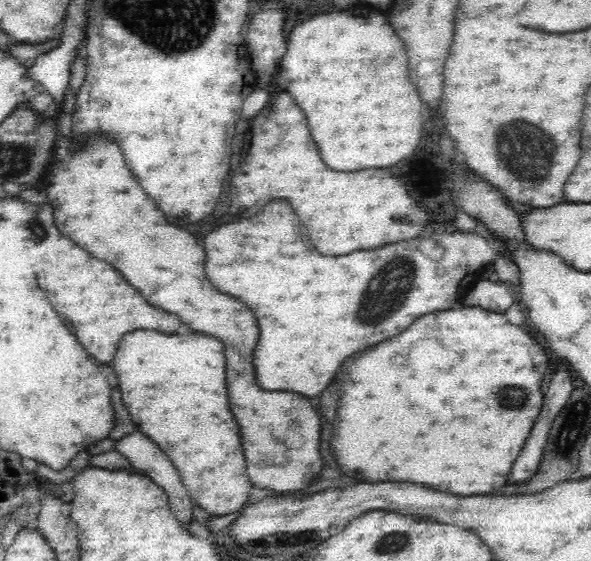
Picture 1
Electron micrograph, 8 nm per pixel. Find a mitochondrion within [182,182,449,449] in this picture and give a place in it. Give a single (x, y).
(396, 278)

